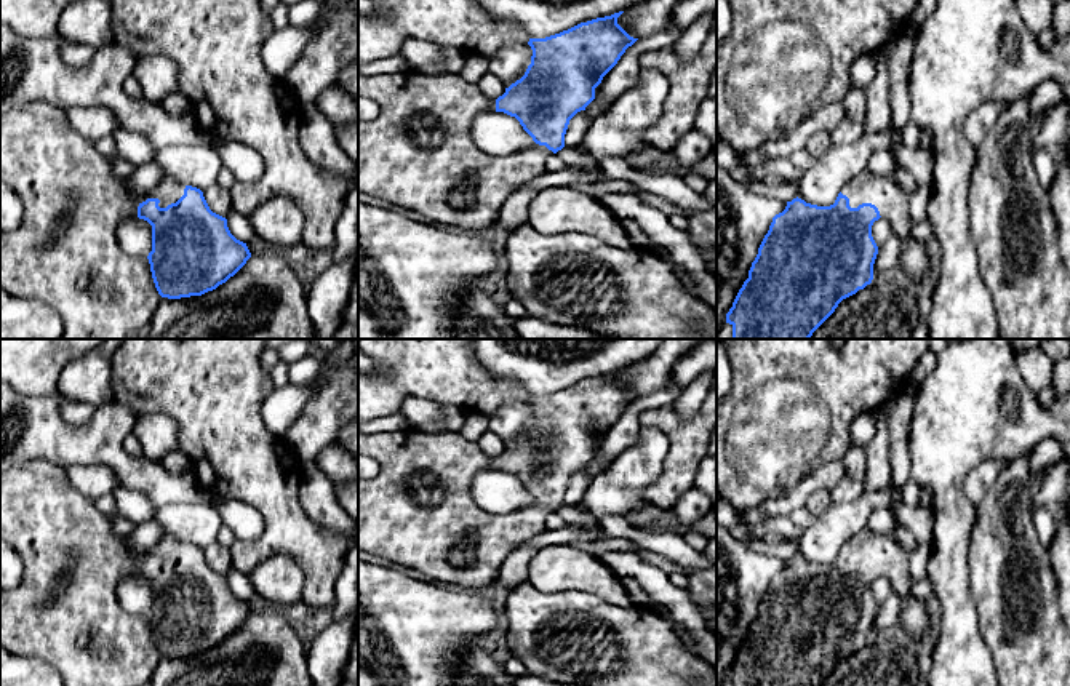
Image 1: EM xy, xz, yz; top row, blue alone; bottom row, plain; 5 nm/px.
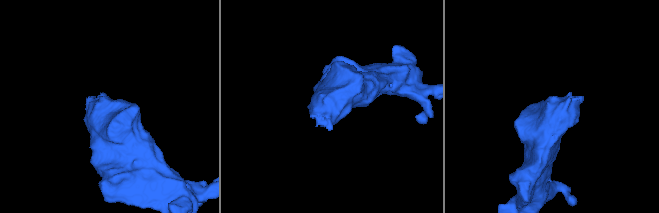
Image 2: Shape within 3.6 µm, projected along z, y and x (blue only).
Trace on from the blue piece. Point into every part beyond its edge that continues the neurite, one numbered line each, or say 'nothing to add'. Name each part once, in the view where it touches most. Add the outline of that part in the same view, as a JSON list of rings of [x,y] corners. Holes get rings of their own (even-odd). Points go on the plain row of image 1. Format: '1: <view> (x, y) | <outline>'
1: xy (64, 611) | [[[42,459],[14,465],[0,473],[0,540],[6,542],[21,556],[24,566],[19,585],[11,590],[0,590],[2,648],[18,656],[35,657],[50,664],[59,672],[64,686],[149,686],[152,673],[162,654],[155,646],[149,617],[144,614],[128,614],[117,598],[117,587],[125,577],[138,574],[138,564],[147,556],[158,556],[160,566],[166,566],[168,563],[176,561],[184,553],[184,542],[166,536],[162,537],[162,540],[152,548],[147,548],[144,552],[133,552],[125,536],[115,532],[112,518],[99,513],[94,507],[94,501],[86,497],[70,485],[64,467]]]

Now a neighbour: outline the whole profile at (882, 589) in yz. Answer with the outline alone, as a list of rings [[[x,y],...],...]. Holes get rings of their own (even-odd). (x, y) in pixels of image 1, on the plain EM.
[[[883,576],[875,579],[872,584],[872,595],[873,595],[878,606],[883,604],[892,592],[894,590],[892,590],[891,582]]]

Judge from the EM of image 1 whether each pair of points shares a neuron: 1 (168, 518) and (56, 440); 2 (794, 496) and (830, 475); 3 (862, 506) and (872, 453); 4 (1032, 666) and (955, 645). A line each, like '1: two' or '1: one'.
1: two
2: one
3: two
4: two

